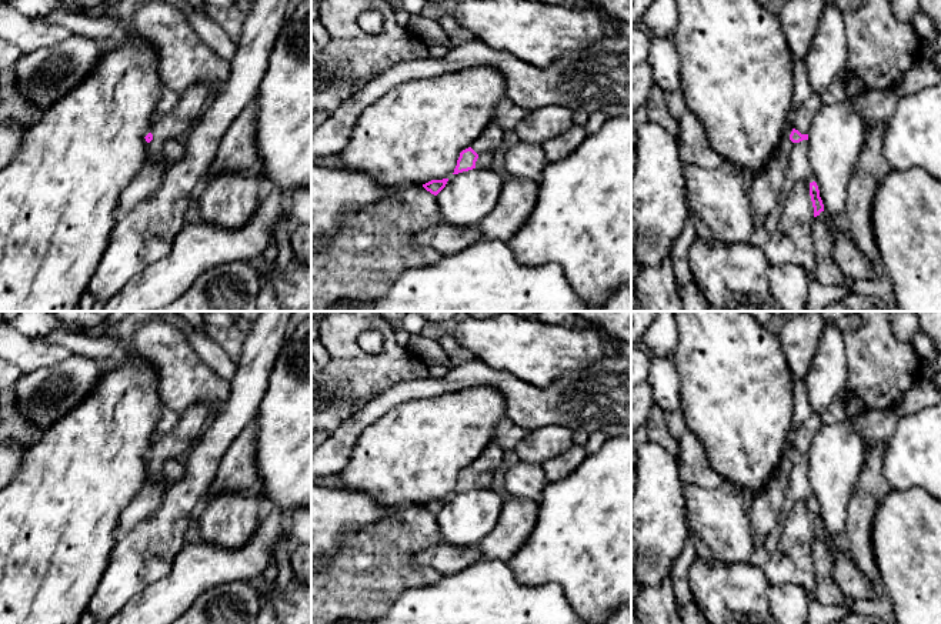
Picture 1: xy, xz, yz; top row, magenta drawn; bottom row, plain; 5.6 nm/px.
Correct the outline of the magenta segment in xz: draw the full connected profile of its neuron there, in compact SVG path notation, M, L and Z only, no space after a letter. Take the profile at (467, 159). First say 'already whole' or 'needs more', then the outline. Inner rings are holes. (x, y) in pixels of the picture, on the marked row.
already whole | M471 147L463 150L460 153L460 157L457 160L457 166L453 174L458 174L458 173L475 168L477 158L478 158L478 154Z

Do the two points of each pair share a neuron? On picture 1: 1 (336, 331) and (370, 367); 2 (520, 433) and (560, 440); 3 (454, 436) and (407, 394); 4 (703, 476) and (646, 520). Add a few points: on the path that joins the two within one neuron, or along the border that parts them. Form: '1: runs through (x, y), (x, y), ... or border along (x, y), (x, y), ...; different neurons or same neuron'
1: runs through (341, 340), (361, 360); same neuron
2: border along (530, 431), (513, 446); different neurons
3: border along (446, 393), (437, 397), (401, 401), (383, 414); different neurons
4: border along (677, 459), (687, 477); different neurons

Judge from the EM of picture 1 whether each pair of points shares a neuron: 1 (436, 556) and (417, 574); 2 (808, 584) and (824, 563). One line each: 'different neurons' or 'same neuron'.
1: different neurons
2: different neurons

